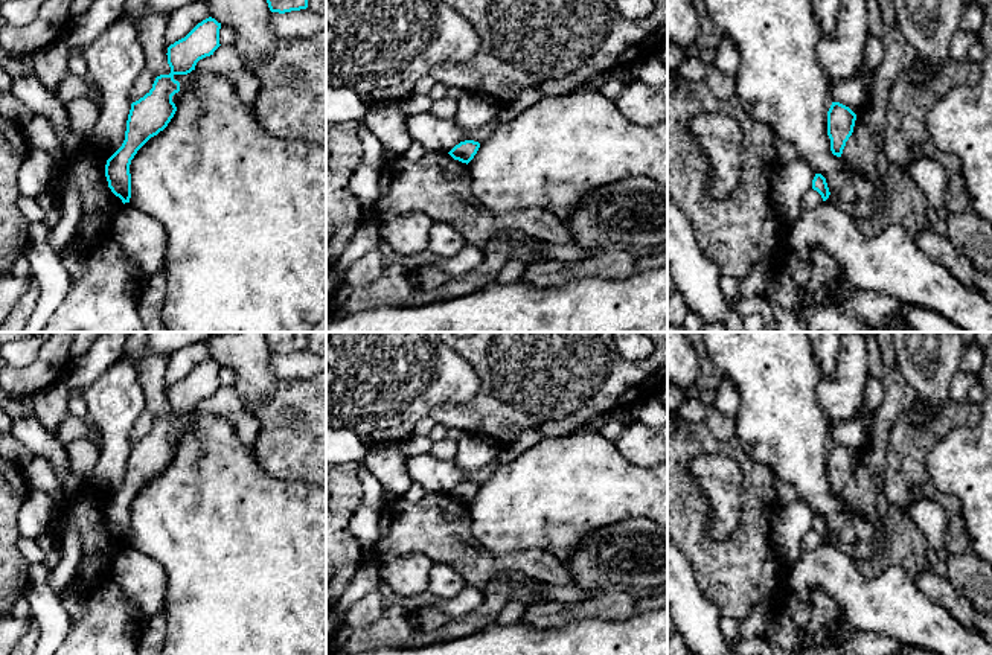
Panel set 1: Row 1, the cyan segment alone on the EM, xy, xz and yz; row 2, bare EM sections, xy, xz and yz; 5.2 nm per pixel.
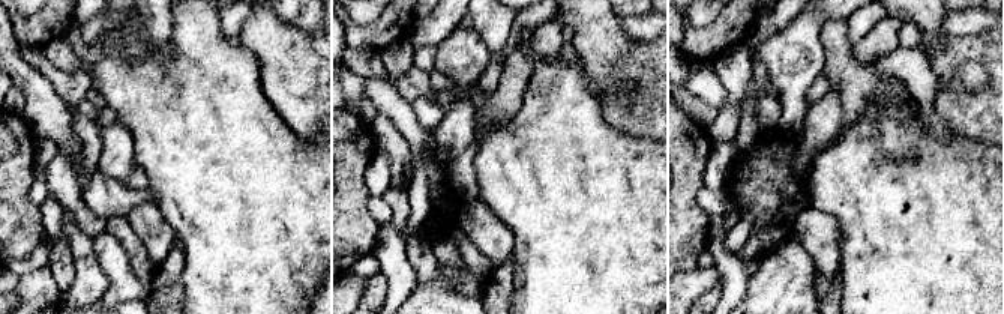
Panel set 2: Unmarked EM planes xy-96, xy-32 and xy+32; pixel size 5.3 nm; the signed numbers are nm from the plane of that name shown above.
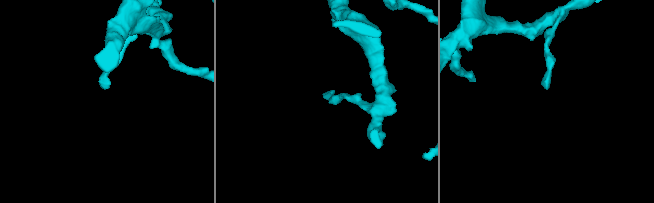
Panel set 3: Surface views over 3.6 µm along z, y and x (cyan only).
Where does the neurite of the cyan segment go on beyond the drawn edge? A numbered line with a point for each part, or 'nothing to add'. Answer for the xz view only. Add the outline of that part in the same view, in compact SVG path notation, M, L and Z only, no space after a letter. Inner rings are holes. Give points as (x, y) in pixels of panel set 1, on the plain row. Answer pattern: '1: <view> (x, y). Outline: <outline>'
nothing to add

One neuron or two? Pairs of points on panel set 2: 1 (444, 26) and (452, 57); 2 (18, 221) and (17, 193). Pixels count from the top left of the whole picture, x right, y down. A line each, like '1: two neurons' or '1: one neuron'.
1: two neurons
2: one neuron

